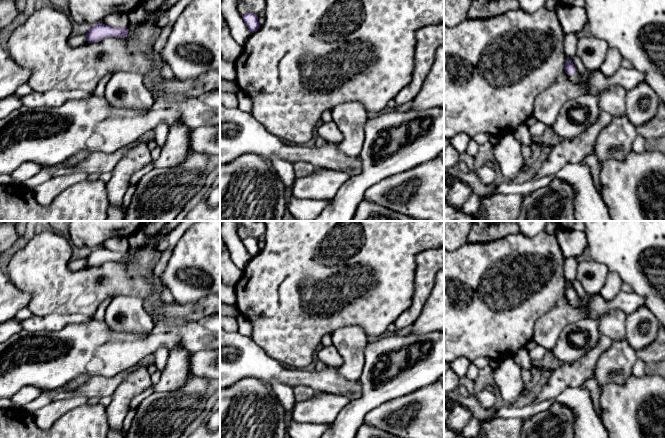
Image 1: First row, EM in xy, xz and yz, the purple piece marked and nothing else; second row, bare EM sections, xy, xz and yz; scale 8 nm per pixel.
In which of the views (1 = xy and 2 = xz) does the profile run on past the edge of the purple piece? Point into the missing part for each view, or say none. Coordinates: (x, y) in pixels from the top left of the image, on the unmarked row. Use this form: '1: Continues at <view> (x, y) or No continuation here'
1: No continuation here
2: No continuation here

